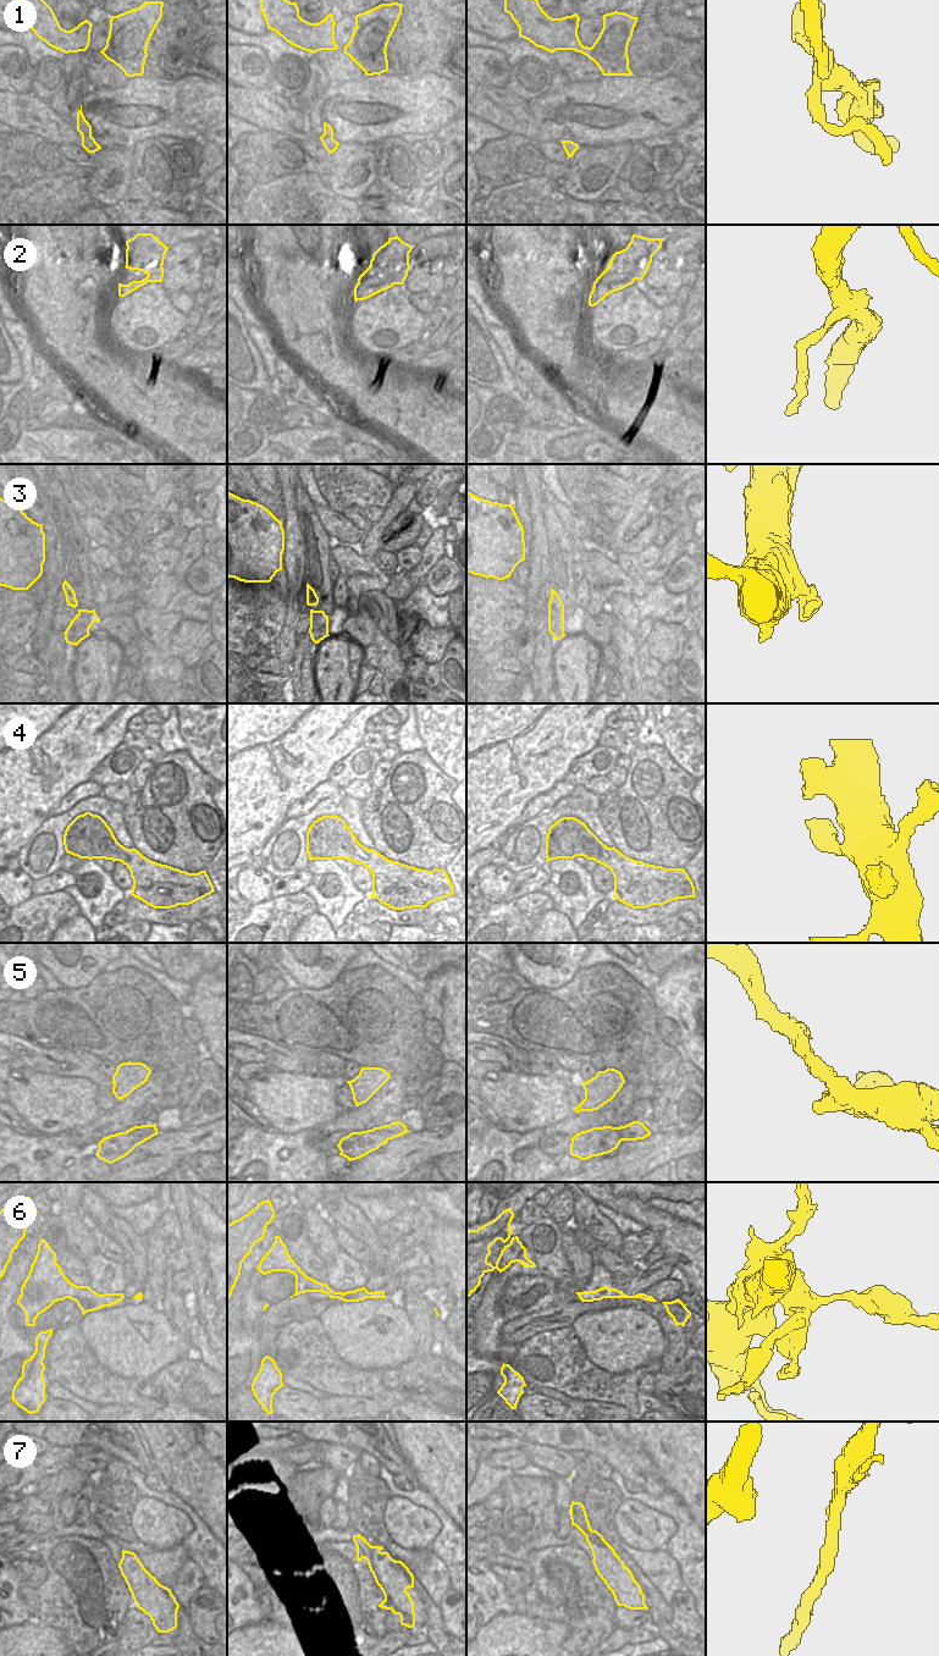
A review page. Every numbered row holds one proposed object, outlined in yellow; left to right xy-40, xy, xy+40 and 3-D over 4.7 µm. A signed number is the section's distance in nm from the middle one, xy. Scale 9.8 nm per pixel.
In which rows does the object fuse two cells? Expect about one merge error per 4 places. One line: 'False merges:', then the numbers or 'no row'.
False merges: 1, 2, 5, 6.

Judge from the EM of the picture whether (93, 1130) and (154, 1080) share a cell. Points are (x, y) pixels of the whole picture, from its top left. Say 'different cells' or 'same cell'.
same cell

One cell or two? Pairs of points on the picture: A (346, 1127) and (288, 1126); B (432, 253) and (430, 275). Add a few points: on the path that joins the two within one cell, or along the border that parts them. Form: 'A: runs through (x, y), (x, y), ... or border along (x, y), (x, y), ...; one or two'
A: border along (338, 1113), (331, 1120), (316, 1124), (307, 1130); two
B: border along (443, 258), (436, 258), (410, 266); two

